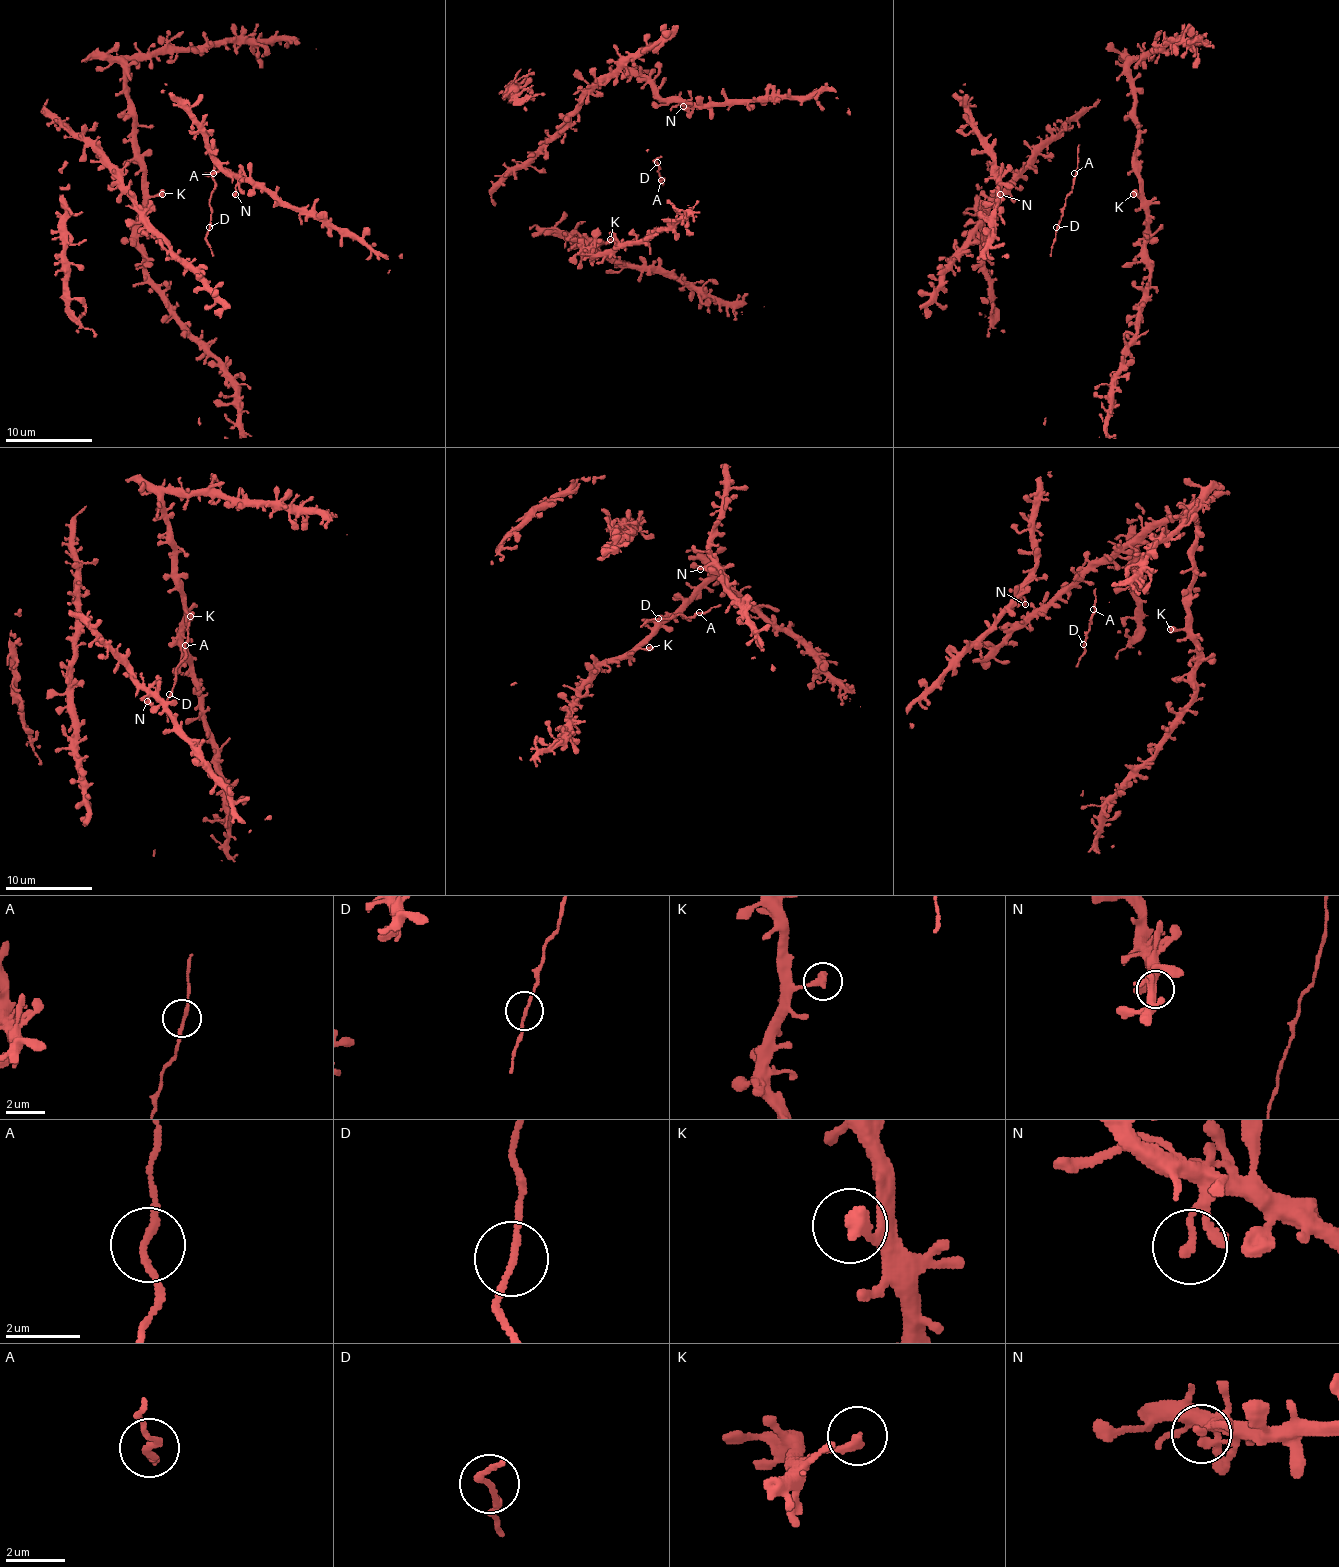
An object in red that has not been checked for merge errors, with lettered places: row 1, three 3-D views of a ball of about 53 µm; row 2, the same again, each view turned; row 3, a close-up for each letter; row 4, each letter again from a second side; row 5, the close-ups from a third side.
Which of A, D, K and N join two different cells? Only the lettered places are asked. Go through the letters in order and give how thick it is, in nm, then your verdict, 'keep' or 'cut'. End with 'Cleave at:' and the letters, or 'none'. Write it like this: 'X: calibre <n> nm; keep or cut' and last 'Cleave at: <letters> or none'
A: calibre 170 nm; keep
D: calibre 140 nm; keep
K: calibre 400 nm; keep
N: calibre 220 nm; keep
Cleave at: none

